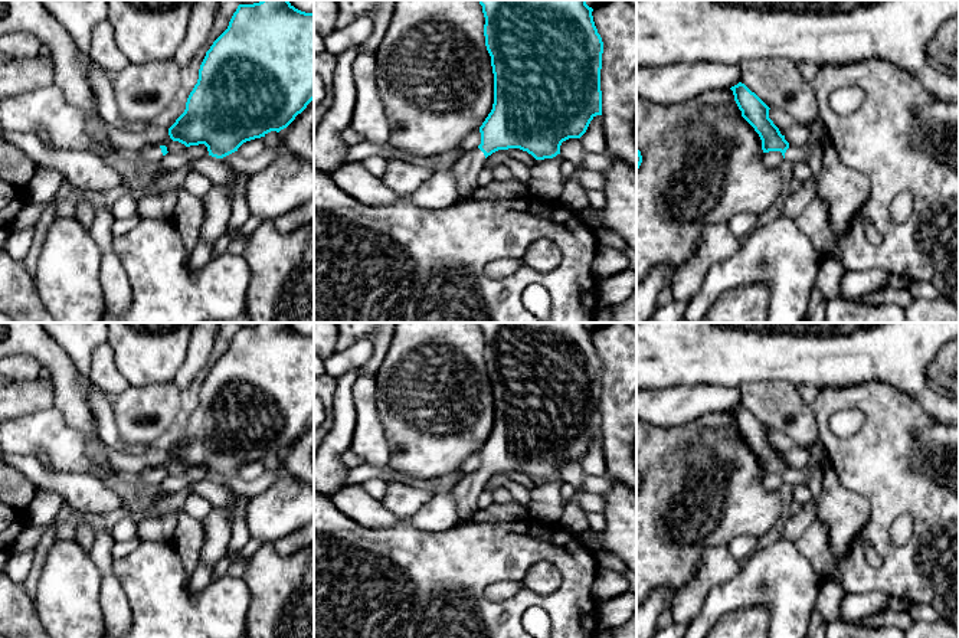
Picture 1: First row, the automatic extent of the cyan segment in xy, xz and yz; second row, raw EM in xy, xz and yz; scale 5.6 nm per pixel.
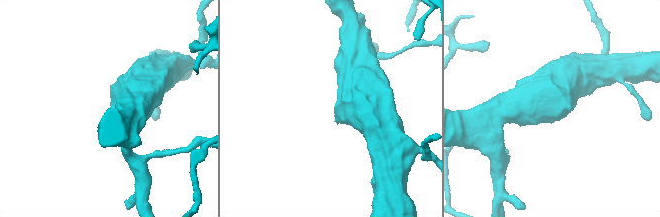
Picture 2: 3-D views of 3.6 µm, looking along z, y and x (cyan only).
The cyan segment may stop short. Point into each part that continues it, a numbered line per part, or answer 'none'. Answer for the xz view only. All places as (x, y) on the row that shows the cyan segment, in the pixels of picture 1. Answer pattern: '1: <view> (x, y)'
1: xz (465, 170)

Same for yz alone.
1: yz (794, 153)

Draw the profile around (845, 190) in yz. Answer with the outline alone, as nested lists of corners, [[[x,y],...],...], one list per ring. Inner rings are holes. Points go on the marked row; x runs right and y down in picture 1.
[[[822,137],[822,169],[816,183],[816,194],[828,205],[831,229],[842,239],[854,217],[865,205],[871,186],[863,171],[841,163],[832,140]]]

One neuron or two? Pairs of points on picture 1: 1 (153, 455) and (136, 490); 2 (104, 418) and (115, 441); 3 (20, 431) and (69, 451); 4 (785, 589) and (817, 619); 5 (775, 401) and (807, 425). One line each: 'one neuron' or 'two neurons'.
1: one neuron
2: one neuron
3: one neuron
4: two neurons
5: one neuron

